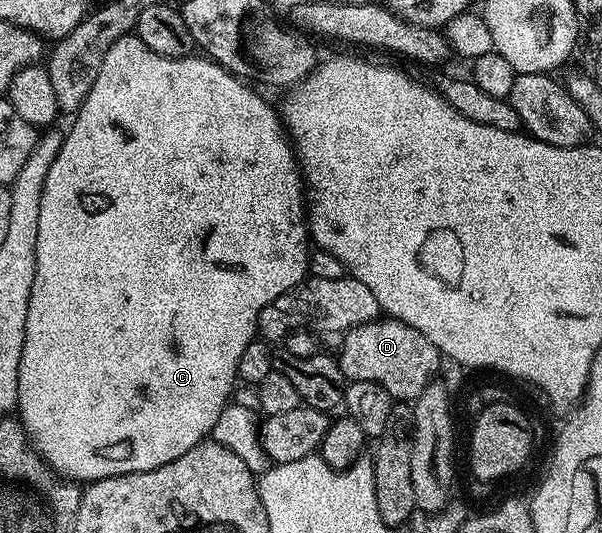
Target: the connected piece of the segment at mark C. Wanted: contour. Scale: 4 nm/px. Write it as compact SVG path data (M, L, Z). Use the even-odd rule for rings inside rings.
M131 33L120 37L120 41L116 41L112 49L108 49L108 57L104 57L104 65L100 65L100 77L96 77L96 85L92 85L92 93L88 93L84 105L73 116L74 124L66 131L64 145L60 145L60 153L56 153L56 161L52 161L48 169L48 177L44 180L44 193L40 193L40 226L36 233L36 277L32 281L32 297L28 297L28 321L18 374L18 406L16 408L17 418L22 428L26 430L31 447L63 479L69 479L79 485L89 485L97 479L156 469L160 465L168 465L168 461L176 461L176 457L188 453L188 449L203 442L213 432L216 417L220 417L226 404L231 402L233 395L230 394L234 391L234 383L239 382L240 356L243 355L244 349L248 349L250 343L255 342L259 334L260 313L269 303L276 301L281 295L288 293L307 278L312 254L312 240L308 226L308 192L304 186L302 168L298 166L298 156L290 141L290 136L286 133L279 108L275 104L273 107L260 92L253 91L253 89L258 90L247 80L233 75L231 71L227 71L225 67L221 67L212 59L205 58L198 53L185 55L179 59L160 57L160 53L152 53L152 49L148 49L148 45L144 45L144 41L140 41L137 34Z

